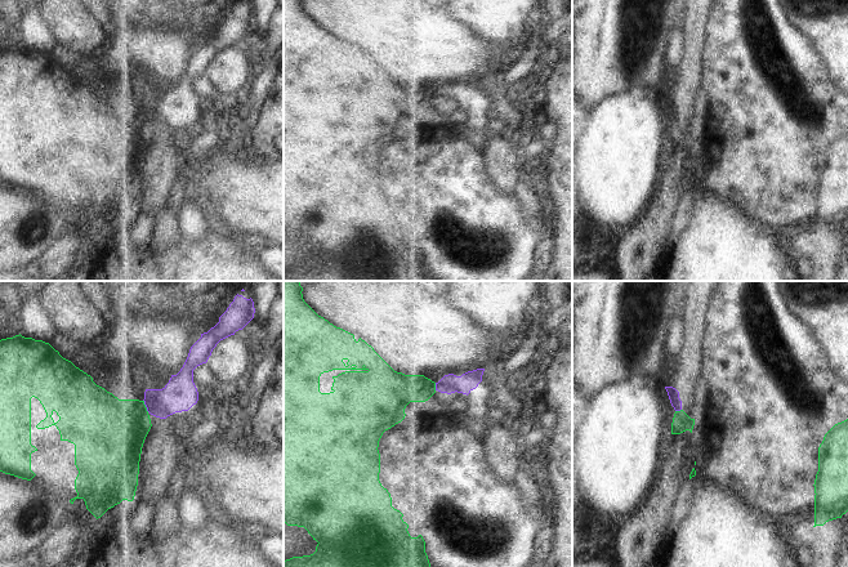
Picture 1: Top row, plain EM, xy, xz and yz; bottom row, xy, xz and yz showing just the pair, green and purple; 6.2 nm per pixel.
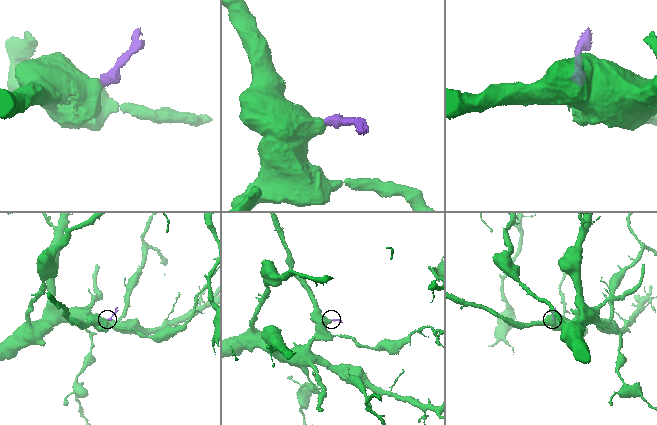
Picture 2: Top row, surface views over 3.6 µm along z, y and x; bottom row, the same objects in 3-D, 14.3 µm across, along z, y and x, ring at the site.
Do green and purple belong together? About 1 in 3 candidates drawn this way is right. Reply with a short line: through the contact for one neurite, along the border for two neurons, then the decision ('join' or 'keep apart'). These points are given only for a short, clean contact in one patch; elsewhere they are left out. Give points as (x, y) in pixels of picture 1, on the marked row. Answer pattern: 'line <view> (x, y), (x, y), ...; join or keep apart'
line xy (143, 400), (148, 411); keep apart

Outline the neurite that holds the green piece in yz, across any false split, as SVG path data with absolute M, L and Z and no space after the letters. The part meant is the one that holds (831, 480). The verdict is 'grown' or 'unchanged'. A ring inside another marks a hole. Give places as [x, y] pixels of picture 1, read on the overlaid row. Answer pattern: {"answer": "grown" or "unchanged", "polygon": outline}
{"answer": "unchanged", "polygon": "M848 419L835 424L818 447L814 479L814 526L848 512Z"}

